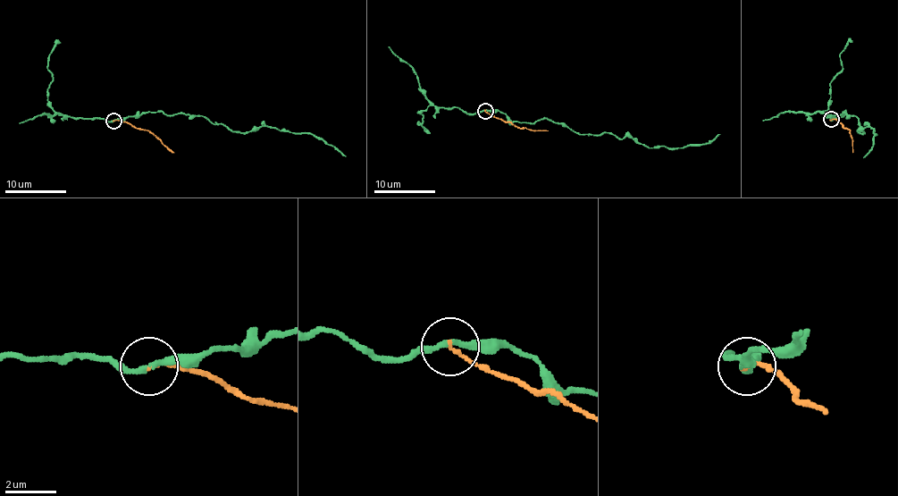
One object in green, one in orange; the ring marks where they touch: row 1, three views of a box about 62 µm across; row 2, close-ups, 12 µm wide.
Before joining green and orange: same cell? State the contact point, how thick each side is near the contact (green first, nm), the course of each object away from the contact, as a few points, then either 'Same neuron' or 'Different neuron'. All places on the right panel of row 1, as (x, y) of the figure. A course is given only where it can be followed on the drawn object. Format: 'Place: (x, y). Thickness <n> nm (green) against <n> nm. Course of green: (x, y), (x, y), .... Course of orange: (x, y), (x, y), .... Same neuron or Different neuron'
Place: (831, 119). Thickness 200 nm (green) against 160 nm. Course of green: (831, 120), (845, 111), (842, 114), (859, 119), (860, 133), (865, 127), (875, 130), (873, 148), (864, 157). Course of orange: (831, 120), (836, 120), (850, 130), (852, 153). Different neuron

